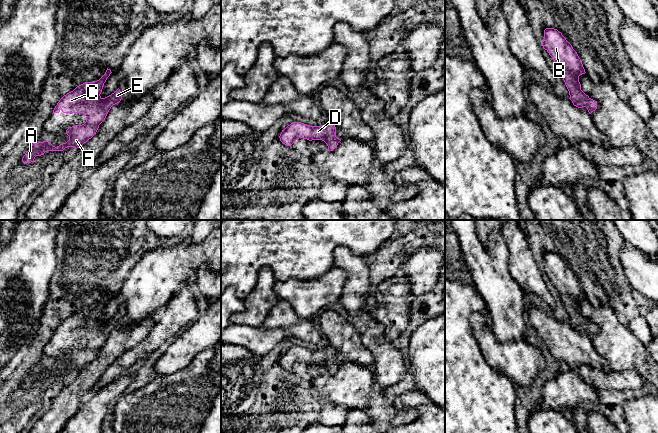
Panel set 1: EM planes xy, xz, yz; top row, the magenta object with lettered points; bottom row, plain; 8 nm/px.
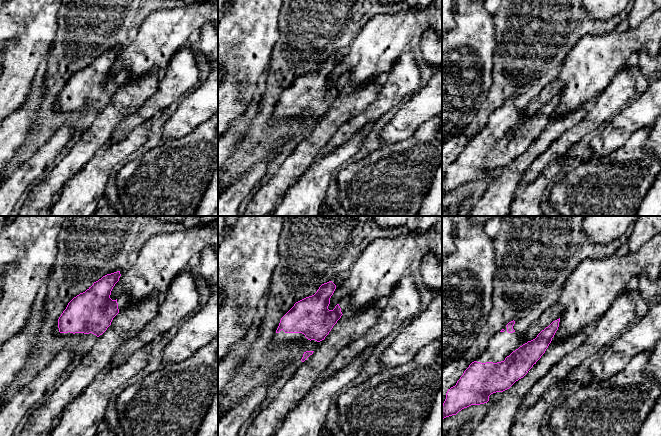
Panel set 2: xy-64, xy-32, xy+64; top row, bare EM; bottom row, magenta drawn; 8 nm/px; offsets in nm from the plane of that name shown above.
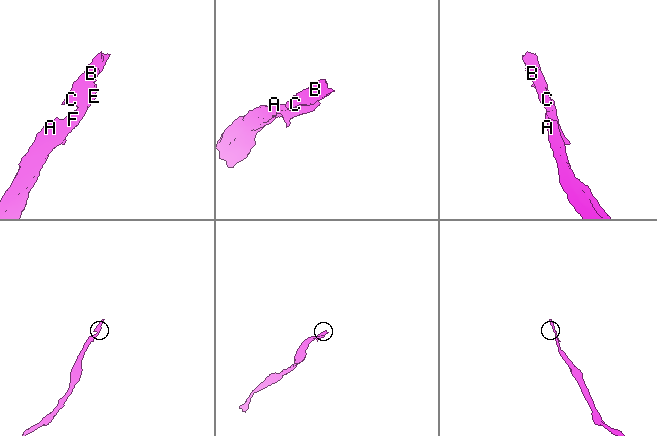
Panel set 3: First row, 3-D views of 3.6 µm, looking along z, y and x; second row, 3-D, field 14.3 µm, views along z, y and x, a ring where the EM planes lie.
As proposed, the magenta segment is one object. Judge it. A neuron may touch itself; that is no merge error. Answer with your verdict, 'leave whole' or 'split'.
leave whole

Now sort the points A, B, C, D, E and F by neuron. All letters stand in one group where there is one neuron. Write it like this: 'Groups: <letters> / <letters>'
Groups: A B C D E F

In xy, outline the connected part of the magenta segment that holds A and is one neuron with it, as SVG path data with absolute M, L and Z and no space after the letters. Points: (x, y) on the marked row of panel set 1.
M107 68L99 80L85 82L59 100L53 113L60 111L63 113L83 113L86 116L86 122L82 125L69 127L66 130L69 140L57 147L48 141L33 143L23 156L23 163L33 162L36 156L44 155L47 151L63 151L67 147L77 149L96 134L99 125L105 120L111 107L119 103L123 95L118 88L105 98L100 96L104 83L111 73L111 70Z

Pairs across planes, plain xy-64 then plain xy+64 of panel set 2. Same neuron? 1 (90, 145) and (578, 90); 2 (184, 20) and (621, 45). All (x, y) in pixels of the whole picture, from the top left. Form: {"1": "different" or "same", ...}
{"1": "different", "2": "same"}

